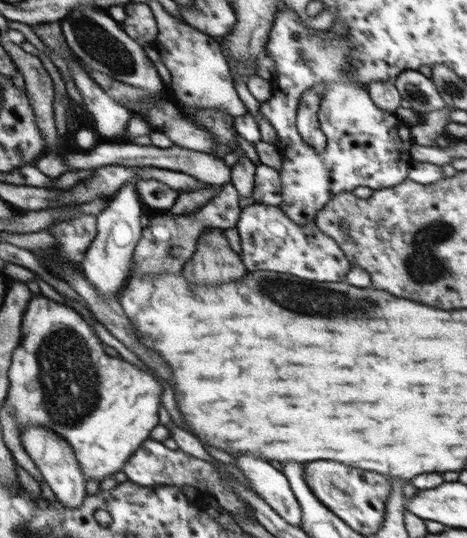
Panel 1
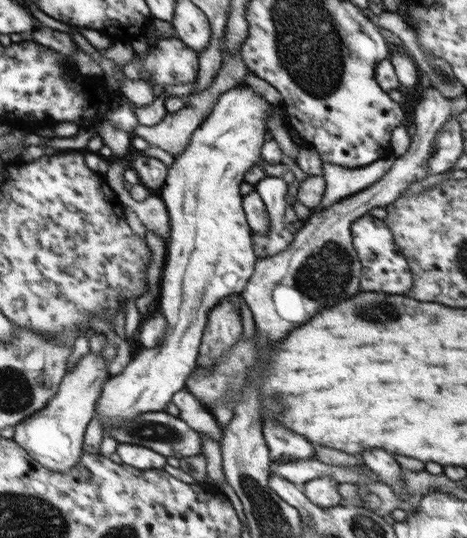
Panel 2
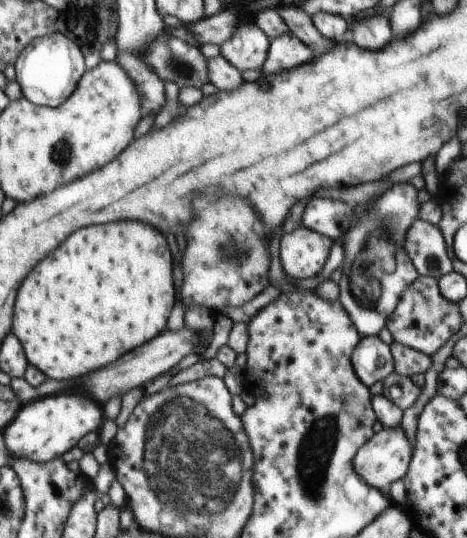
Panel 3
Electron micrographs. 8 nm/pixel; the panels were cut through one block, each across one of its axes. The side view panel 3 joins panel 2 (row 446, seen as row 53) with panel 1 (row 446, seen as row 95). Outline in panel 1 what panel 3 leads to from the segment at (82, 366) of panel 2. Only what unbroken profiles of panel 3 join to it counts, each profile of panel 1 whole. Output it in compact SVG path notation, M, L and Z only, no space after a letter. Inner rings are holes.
M27 426L21 434L21 443L28 456L32 458L38 470L42 472L46 484L50 486L56 498L66 507L80 507L86 498L86 477L80 469L80 463L64 437L58 433L40 426Z

